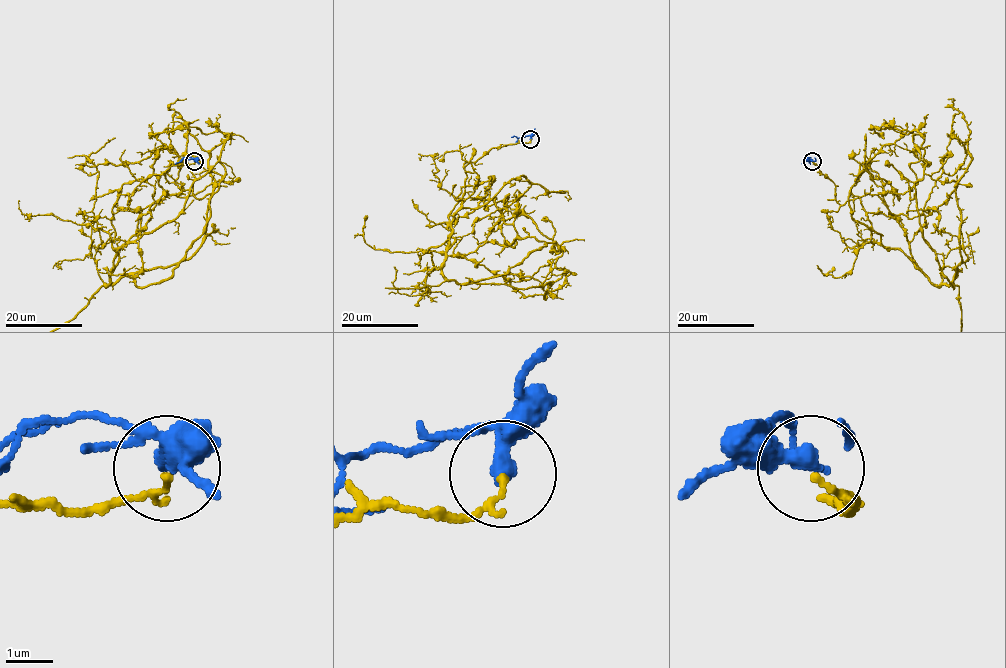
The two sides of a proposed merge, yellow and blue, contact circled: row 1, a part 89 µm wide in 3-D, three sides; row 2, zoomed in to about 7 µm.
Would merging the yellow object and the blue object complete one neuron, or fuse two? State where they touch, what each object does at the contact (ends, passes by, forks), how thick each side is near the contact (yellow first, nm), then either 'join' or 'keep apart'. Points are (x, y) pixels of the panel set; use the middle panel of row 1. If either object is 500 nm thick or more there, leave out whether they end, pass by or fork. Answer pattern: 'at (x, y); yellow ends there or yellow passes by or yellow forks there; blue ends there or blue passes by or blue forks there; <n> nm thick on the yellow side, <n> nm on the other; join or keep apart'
at (530, 139); yellow passes by; blue ends there; 80 nm thick on the yellow side, 400 nm on the other; keep apart

